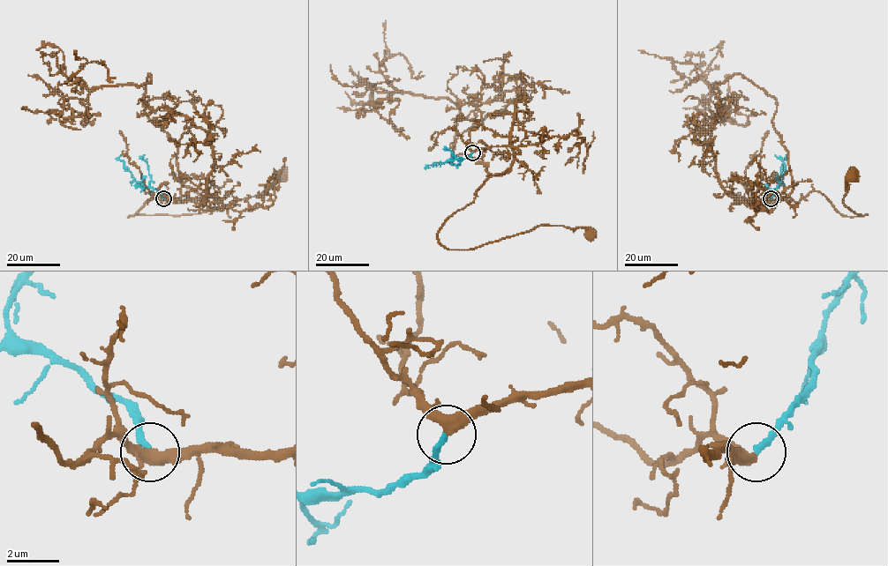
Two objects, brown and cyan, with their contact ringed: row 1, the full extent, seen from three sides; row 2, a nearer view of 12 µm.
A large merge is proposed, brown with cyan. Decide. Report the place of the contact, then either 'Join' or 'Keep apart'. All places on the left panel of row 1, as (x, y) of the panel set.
Place: (163, 198). Join

